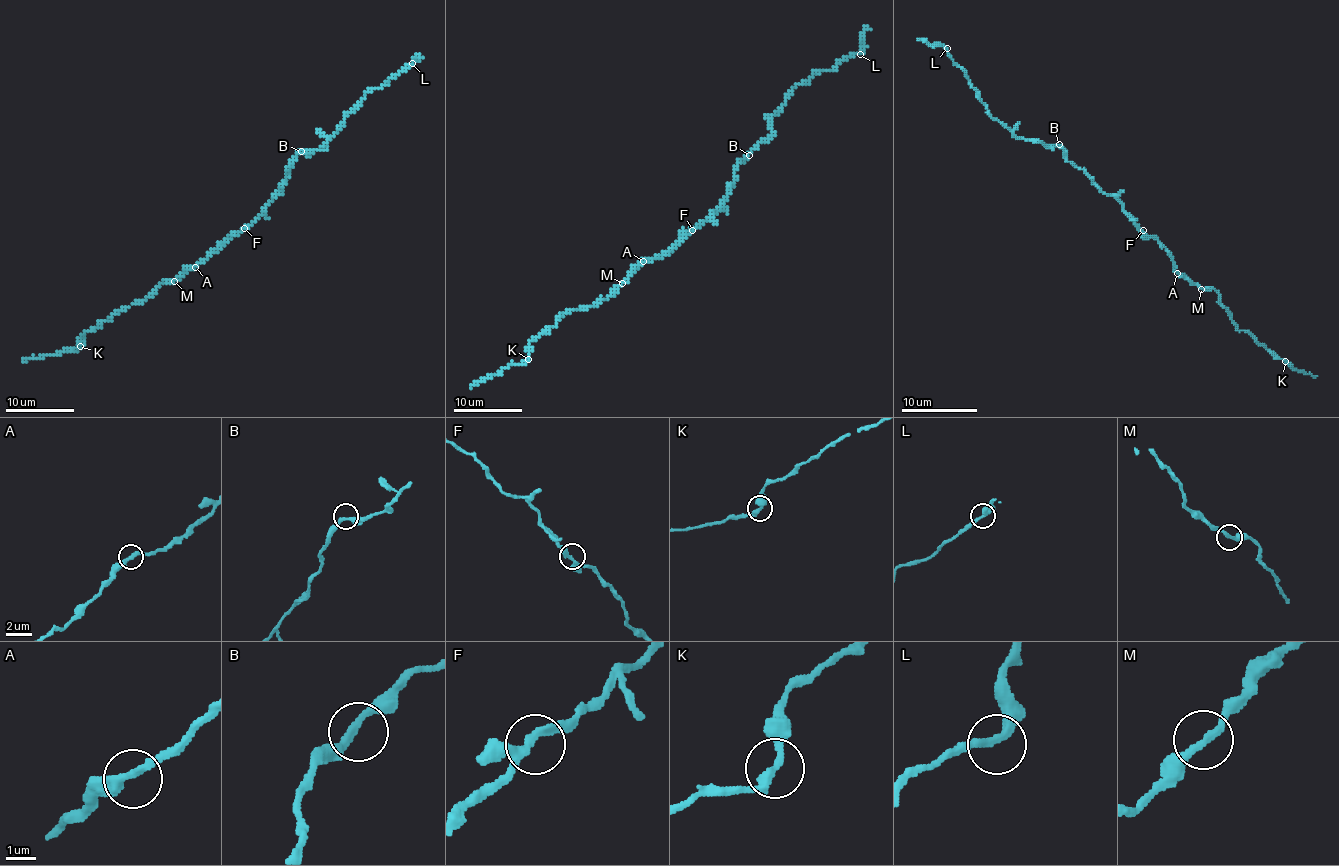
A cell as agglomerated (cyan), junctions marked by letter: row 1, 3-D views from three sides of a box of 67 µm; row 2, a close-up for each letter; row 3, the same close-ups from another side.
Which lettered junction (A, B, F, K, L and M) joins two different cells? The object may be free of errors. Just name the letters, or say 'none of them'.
none of them

